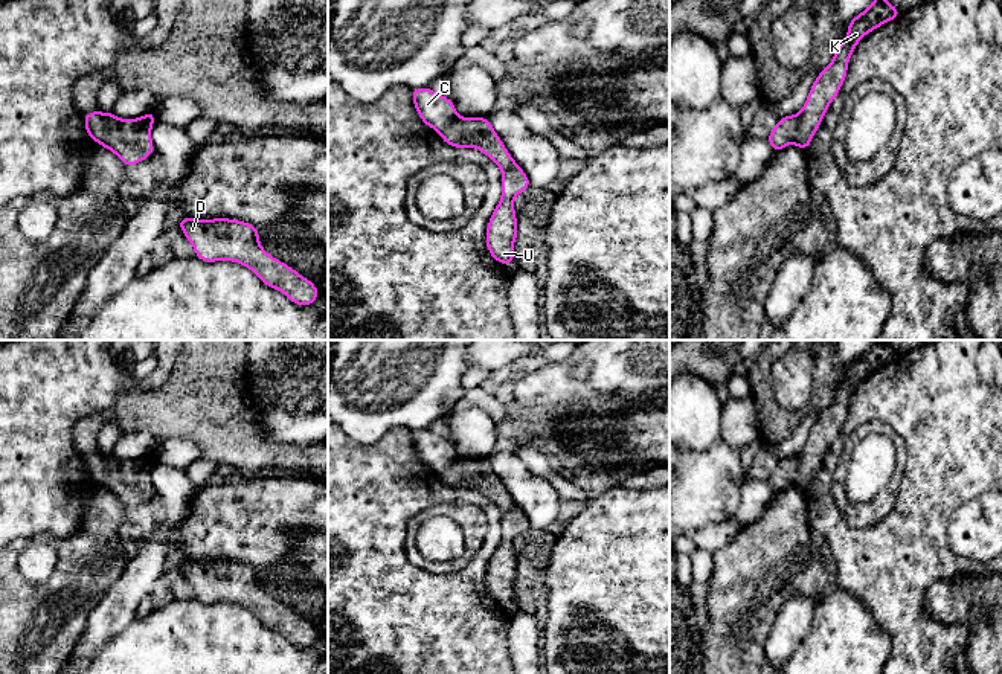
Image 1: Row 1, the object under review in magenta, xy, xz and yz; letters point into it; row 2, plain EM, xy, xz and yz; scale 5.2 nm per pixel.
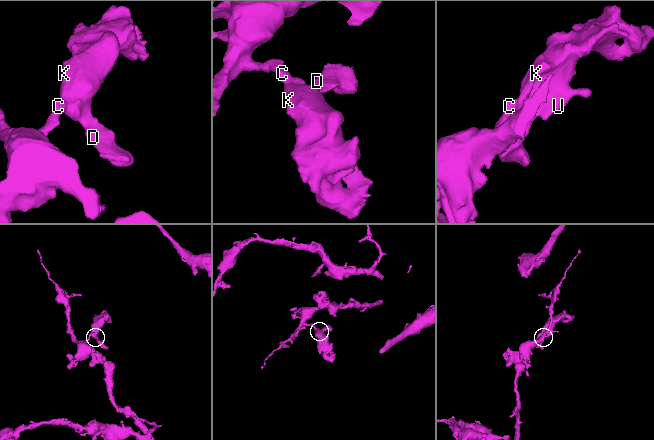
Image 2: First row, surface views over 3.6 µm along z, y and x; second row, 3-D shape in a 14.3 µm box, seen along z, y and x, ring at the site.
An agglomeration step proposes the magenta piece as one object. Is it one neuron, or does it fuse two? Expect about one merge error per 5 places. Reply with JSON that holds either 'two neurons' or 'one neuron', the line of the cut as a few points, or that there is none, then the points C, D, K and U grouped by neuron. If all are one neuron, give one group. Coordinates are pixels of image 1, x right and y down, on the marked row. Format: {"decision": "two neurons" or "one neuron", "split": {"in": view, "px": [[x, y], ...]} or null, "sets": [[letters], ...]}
{"decision": "two neurons", "split": {"in": "xy", "px": [[104, 113], [104, 134], [99, 142]]}, "sets": [["C"], ["D", "K", "U"]]}

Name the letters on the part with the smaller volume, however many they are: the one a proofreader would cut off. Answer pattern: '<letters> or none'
D, K, U

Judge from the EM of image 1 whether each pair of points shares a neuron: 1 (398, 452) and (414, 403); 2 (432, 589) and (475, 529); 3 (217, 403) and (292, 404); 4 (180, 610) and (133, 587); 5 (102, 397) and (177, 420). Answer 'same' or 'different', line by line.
1: different
2: different
3: different
4: different
5: different

